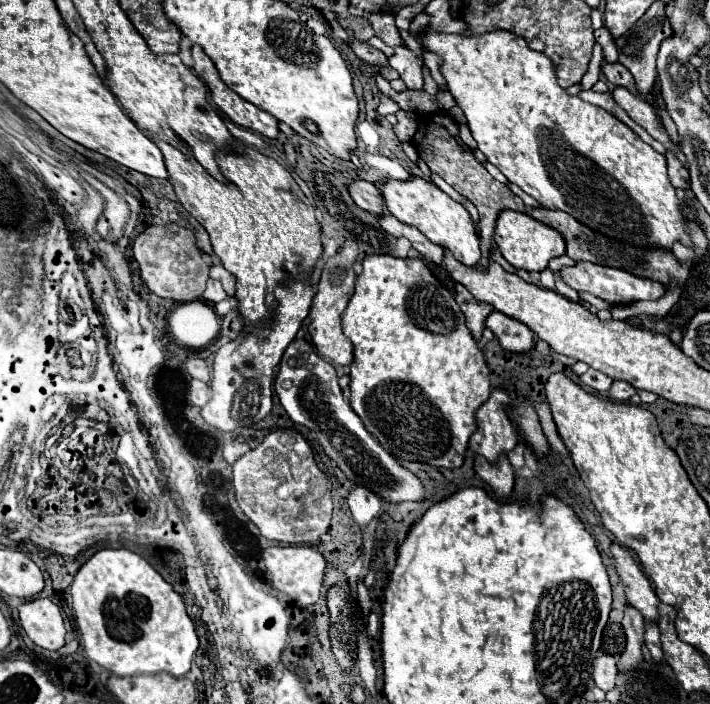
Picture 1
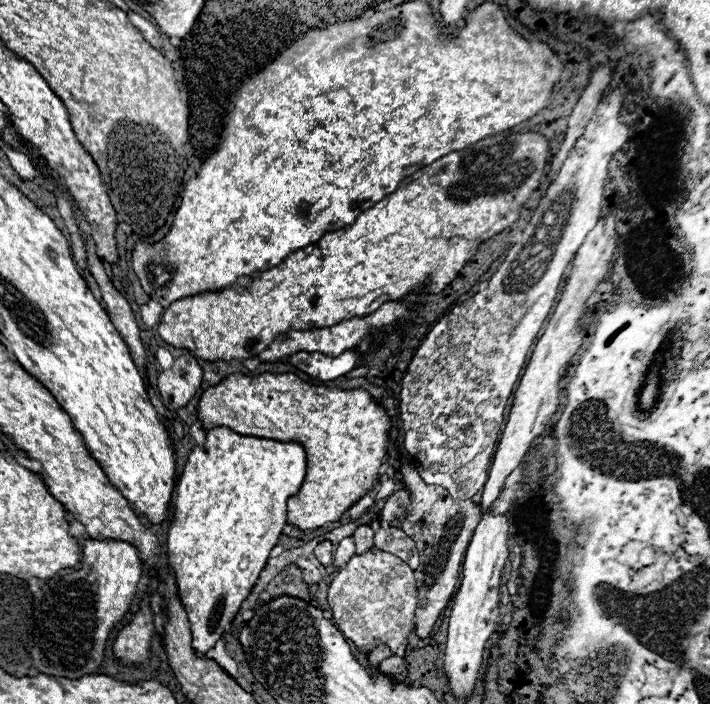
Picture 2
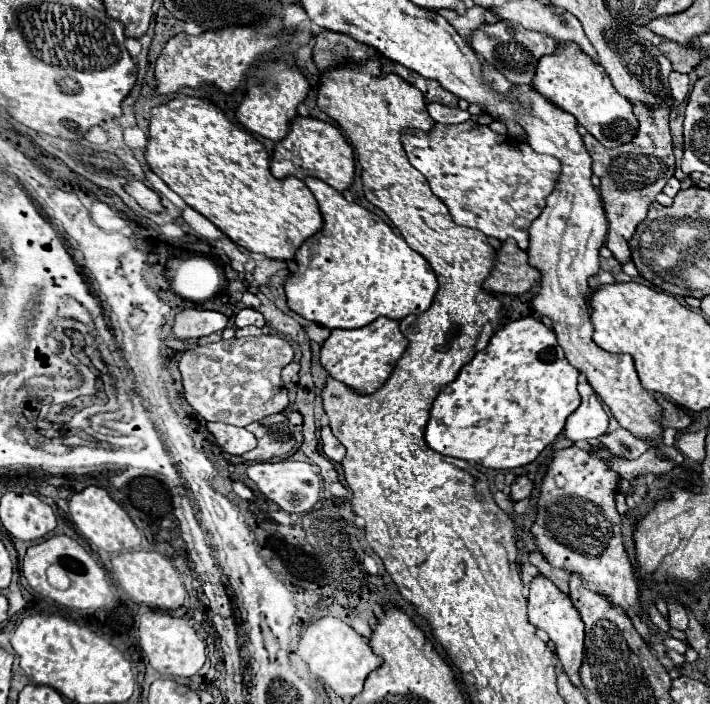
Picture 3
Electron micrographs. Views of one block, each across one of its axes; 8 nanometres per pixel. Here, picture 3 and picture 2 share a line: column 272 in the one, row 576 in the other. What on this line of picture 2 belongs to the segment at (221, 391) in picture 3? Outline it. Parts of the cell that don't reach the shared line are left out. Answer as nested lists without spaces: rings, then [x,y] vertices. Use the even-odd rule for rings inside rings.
[[[390,552],[354,554],[348,564],[332,578],[328,588],[328,606],[334,614],[336,626],[350,638],[360,652],[372,652],[380,642],[386,642],[396,654],[400,644],[406,644],[414,630],[416,610],[416,580],[414,572],[398,556]]]

